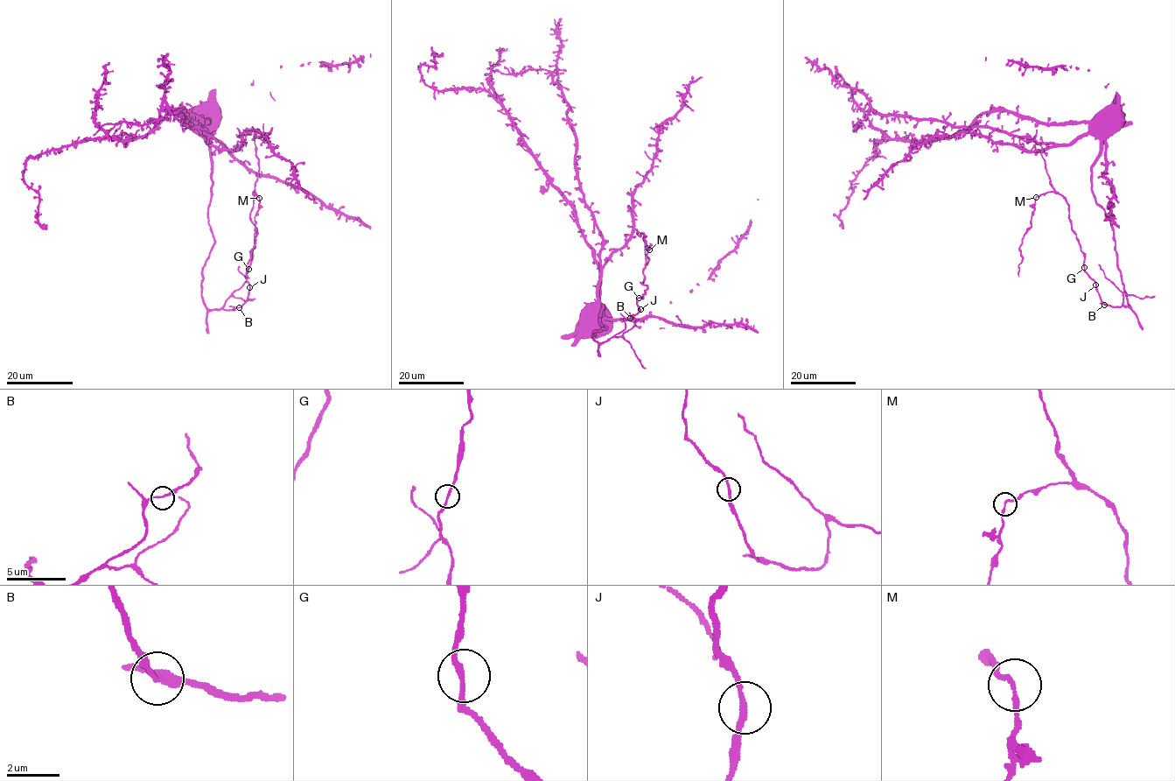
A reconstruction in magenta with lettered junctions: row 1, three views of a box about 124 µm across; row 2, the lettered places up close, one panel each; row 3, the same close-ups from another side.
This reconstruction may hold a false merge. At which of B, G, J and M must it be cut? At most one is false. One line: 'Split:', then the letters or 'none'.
Split: M

